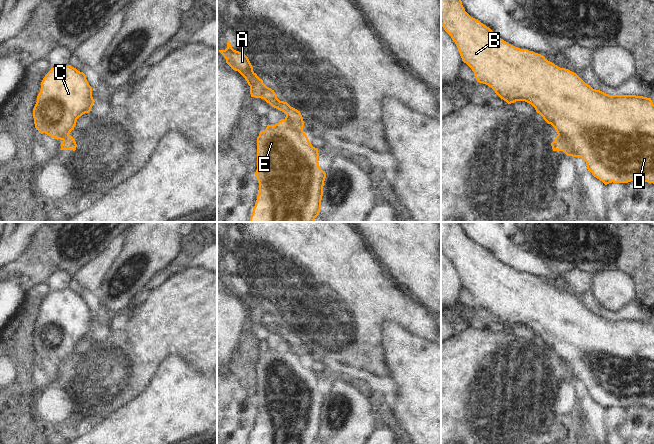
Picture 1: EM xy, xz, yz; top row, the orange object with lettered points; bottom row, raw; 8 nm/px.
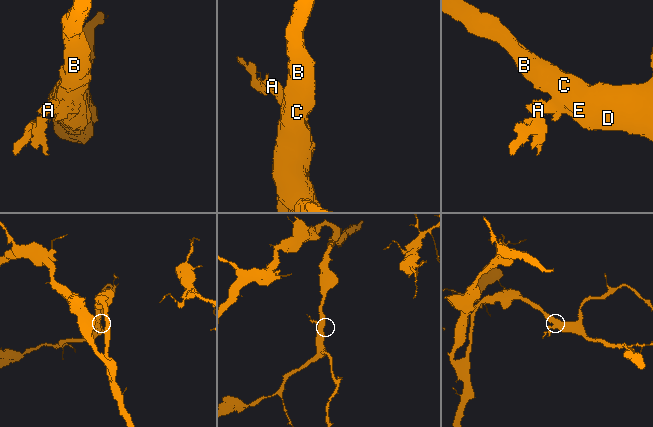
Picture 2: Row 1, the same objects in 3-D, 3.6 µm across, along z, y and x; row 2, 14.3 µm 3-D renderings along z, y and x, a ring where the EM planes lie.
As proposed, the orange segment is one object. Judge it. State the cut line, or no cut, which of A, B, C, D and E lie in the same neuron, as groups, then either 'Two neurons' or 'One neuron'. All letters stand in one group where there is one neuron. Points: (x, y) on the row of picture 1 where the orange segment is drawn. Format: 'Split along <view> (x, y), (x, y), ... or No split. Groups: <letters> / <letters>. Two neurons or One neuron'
Split along xz (286, 114), (296, 113), (302, 119). Groups: A / B C D E. Two neurons

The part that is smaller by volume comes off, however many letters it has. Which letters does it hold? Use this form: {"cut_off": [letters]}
{"cut_off": ["A"]}

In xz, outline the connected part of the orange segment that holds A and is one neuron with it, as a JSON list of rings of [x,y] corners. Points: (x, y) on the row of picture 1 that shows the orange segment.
[[[230,41],[227,42],[227,48],[225,50],[219,50],[219,52],[226,59],[226,63],[245,78],[250,86],[251,97],[264,99],[272,107],[283,111],[286,115],[296,113],[303,119],[300,111],[291,107],[287,102],[280,101],[277,98],[274,90],[267,87],[263,83],[263,80],[253,71],[253,67],[248,57],[245,54],[234,50]]]

